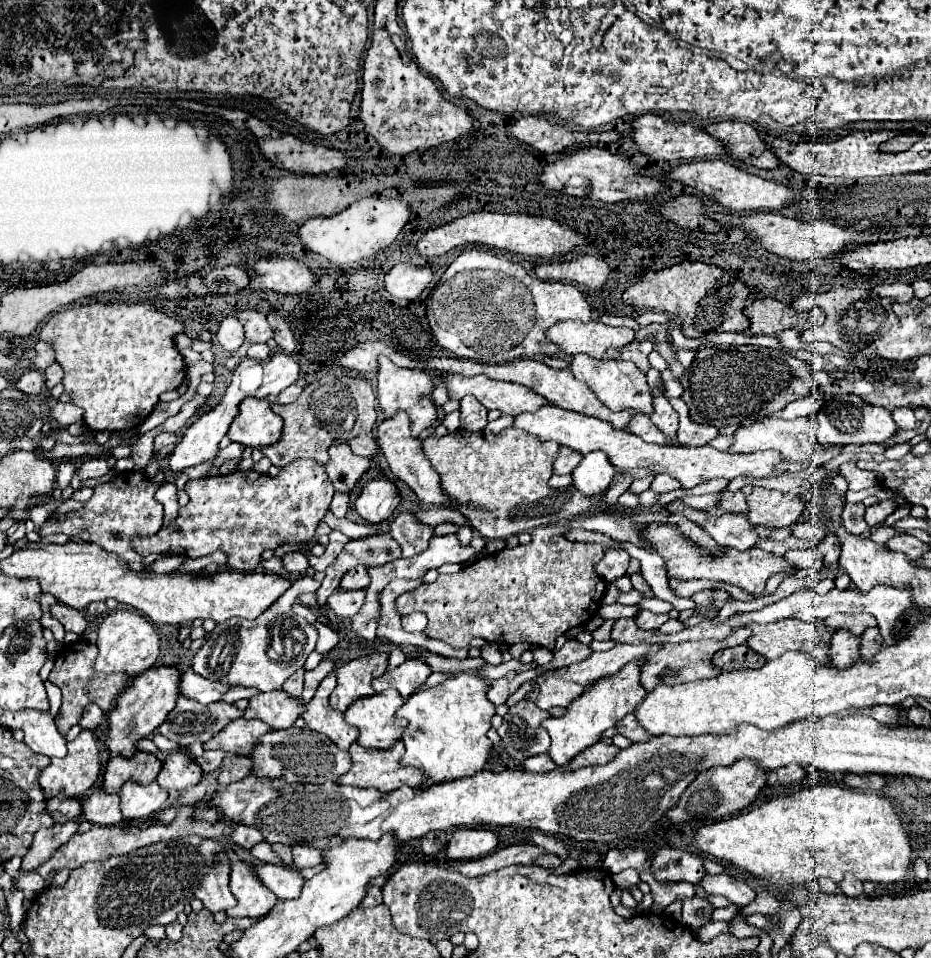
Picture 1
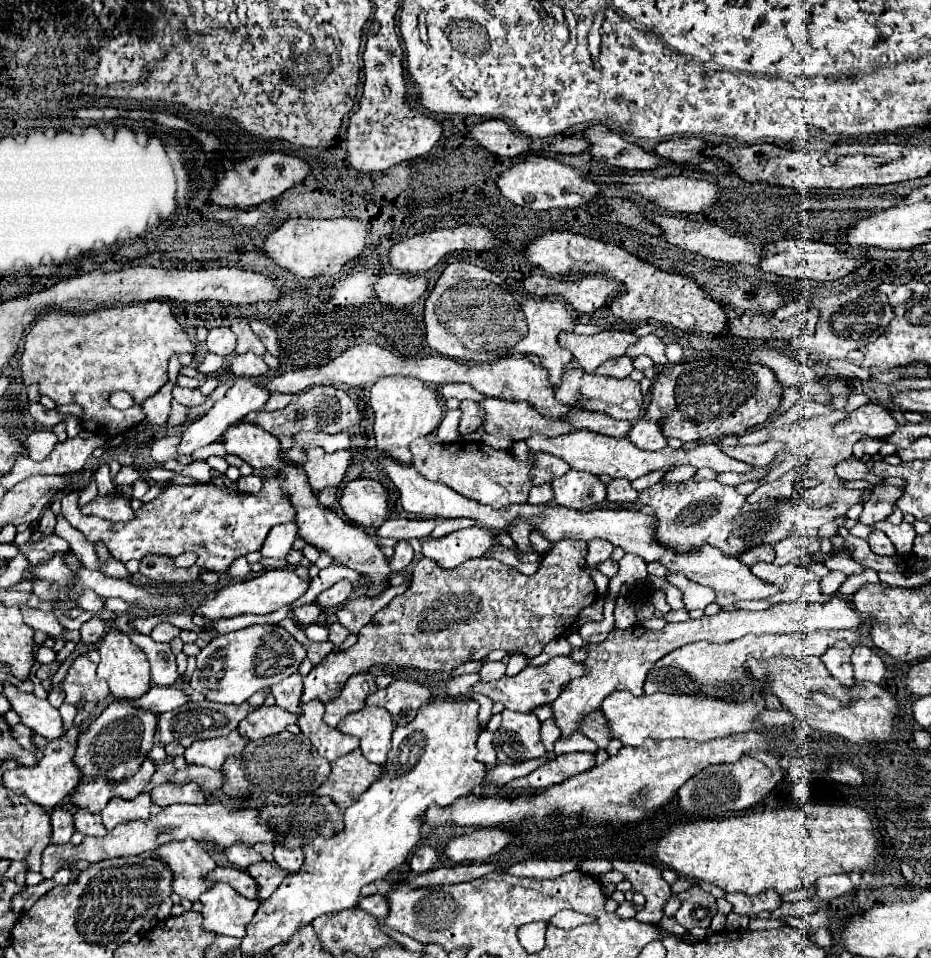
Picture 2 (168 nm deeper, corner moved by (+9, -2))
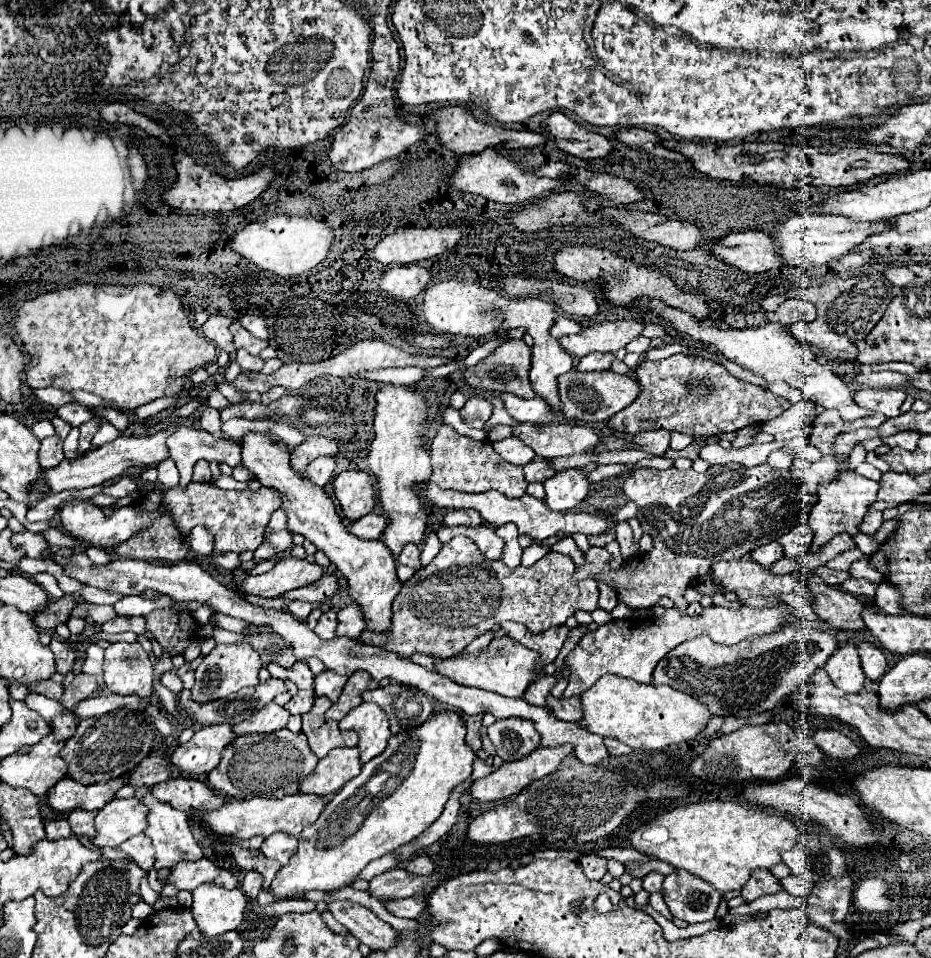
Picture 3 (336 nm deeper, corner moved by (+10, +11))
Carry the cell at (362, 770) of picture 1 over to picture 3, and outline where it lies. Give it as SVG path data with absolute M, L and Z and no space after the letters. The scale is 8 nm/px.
M336 748L328 756L318 760L316 770L302 780L300 792L316 796L332 796L350 778L358 776L360 768L362 762L360 752L356 748Z

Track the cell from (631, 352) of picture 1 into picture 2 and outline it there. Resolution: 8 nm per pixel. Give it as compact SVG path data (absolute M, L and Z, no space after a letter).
M623 355L621 359L611 359L609 363L603 363L601 367L597 367L595 375L605 375L605 377L615 377L615 379L623 379L633 371L633 361Z

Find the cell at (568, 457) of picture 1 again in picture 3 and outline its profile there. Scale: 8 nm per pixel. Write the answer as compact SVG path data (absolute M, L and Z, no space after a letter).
M534 456L526 466L524 466L524 476L528 482L544 482L546 478L552 478L556 470L552 468L550 460Z

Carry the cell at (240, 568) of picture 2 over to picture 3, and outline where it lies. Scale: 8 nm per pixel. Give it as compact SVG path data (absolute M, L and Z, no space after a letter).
M226 552L222 556L212 556L212 562L218 570L236 570L240 566L240 554Z

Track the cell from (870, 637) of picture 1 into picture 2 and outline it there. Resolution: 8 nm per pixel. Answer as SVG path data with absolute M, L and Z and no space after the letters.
M855 647L853 655L851 655L851 663L855 667L855 679L861 681L869 681L869 683L881 683L881 679L885 677L885 665L881 661L881 657L869 649L869 647Z

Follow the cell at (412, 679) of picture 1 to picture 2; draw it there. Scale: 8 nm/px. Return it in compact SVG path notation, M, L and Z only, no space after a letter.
M393 681L387 689L379 689L365 699L367 705L383 707L391 713L395 725L407 725L415 719L417 711L429 701L427 687L411 681Z

